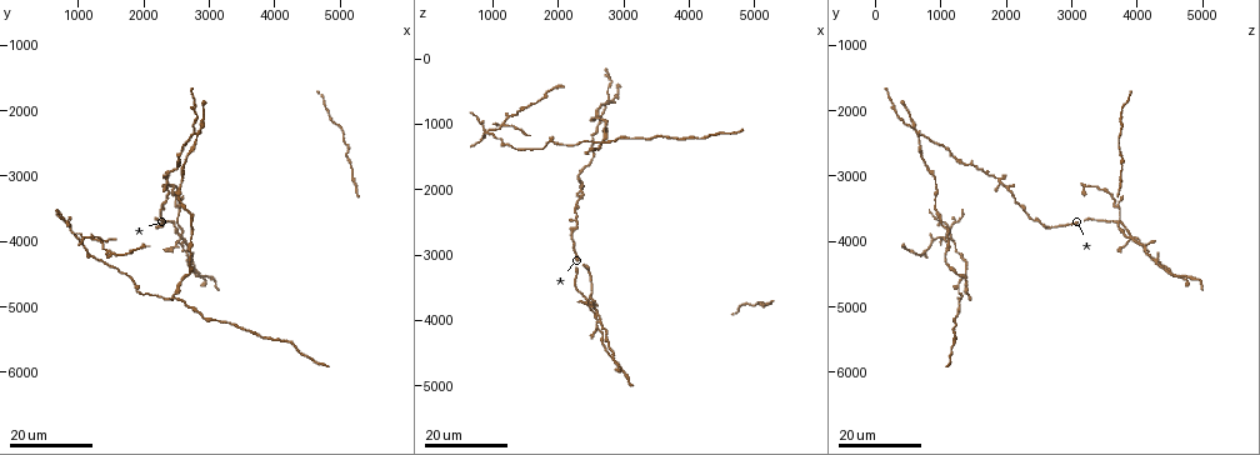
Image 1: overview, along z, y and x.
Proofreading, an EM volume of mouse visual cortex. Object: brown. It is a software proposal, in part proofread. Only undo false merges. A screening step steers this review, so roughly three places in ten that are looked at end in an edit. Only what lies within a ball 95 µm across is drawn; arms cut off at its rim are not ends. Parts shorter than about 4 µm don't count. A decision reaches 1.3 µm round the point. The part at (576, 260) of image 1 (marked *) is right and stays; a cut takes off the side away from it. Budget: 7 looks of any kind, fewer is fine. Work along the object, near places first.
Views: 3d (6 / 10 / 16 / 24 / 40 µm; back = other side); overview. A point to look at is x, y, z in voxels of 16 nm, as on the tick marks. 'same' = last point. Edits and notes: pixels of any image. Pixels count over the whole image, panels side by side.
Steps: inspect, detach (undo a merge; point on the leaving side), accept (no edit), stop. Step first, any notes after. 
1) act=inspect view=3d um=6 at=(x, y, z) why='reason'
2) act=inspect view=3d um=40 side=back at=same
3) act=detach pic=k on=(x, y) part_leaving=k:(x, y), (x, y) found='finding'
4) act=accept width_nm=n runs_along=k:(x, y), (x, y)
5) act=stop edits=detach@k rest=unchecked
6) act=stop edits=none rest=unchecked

act=inspect view=3d um=16 at=(2850, 2400, 650) why='looks like a crossing'

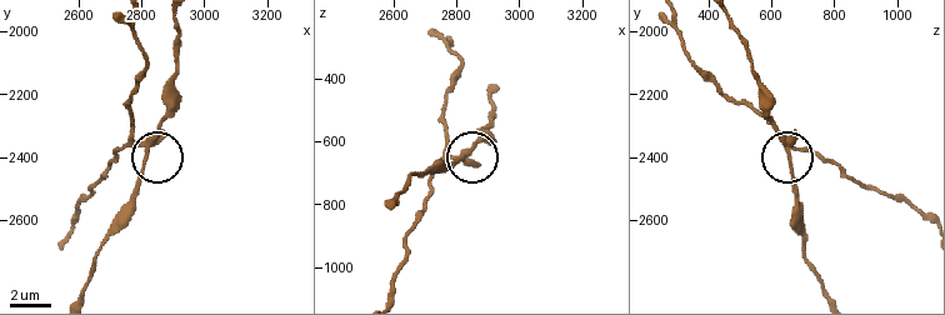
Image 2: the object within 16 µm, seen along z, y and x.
act=inspect view=3d um=10 at=(2810, 2370, 650) why='zoom in'

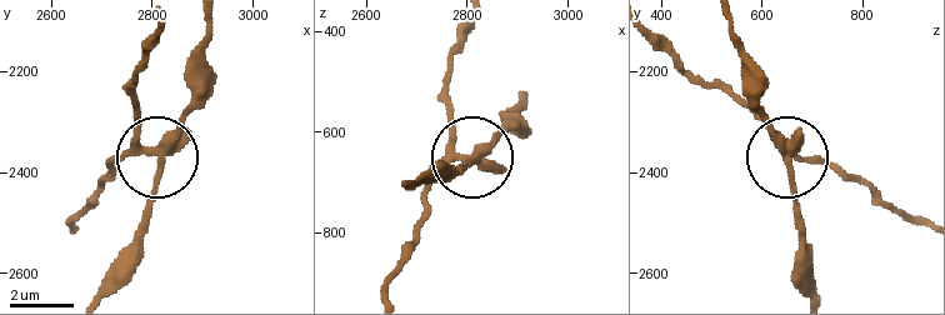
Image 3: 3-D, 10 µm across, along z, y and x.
act=inspect view=3d um=6 at=(2820, 2370, 655)

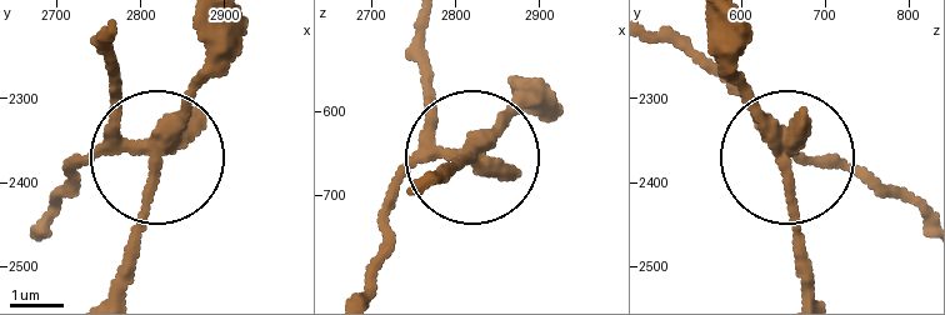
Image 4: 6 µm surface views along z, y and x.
act=detach pic=4 on=(139, 221) arms=4 part_leaving=4:(163, 155), (130, 285) found='two cells meet here'

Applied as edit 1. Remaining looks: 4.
act=inspect view=3d um=24 at=(950, 3900, 1100) why='two arms in line, one across'

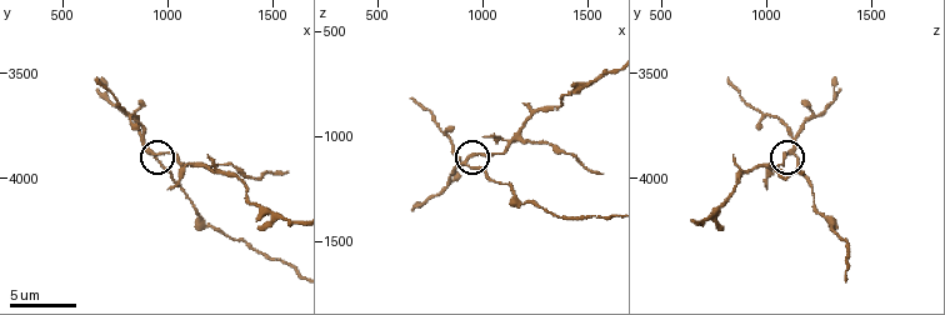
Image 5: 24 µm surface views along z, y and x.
act=inspect view=3d um=6 at=(910, 3860, 1140)

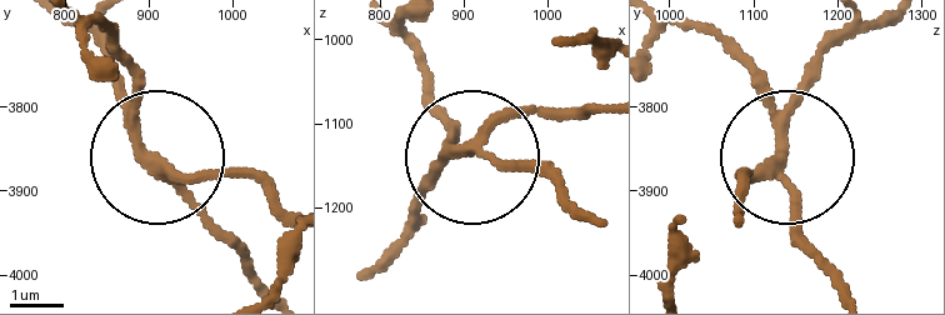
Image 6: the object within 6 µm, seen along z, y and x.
act=inspect view=3d um=6 side=back at=(910, 3875, 1130)

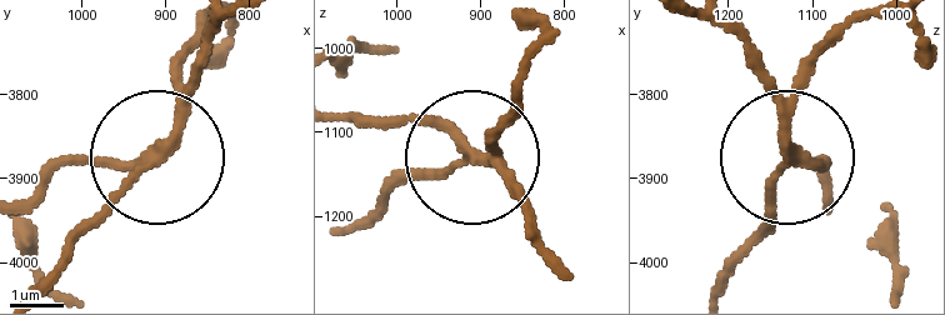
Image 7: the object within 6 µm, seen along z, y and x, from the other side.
act=detach pic=7 on=(198, 79) side_arm_um=9 part_leaving=7:(471, 149), (435, 126), (341, 114) found='two cells meet here'

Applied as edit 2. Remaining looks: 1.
act=stop edits=detach@4,detach@7 rest=unchecked

